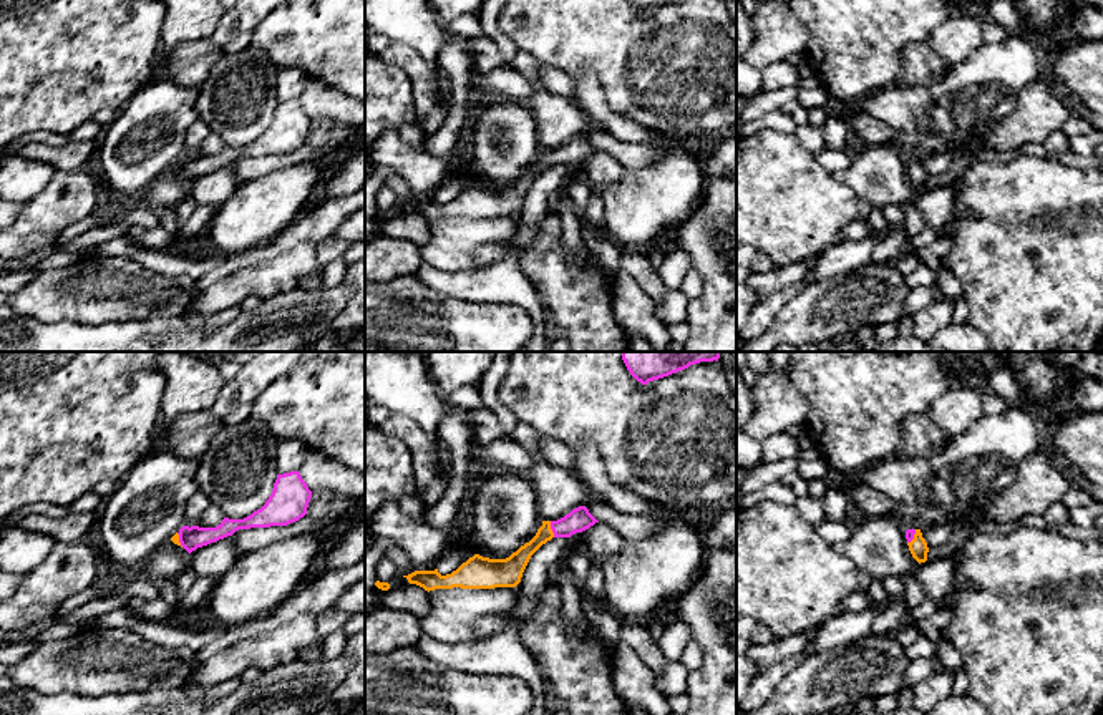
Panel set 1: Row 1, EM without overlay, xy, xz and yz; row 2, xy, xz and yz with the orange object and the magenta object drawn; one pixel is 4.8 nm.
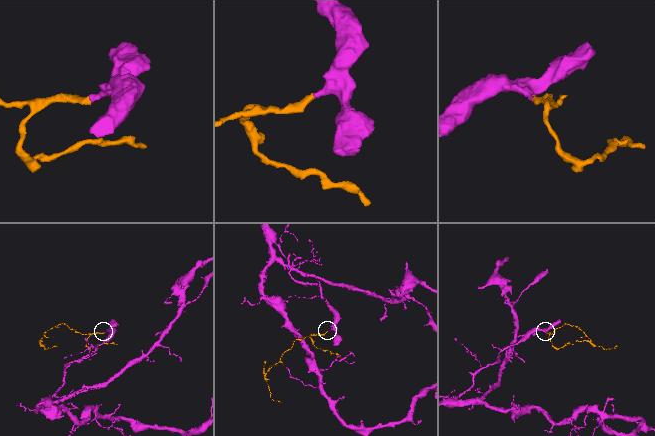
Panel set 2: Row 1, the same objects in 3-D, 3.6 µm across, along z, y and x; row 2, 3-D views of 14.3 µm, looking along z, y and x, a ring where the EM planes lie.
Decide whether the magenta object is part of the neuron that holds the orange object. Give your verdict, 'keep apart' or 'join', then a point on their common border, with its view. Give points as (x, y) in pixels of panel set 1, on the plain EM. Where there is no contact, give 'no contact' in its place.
join; contact xz (551, 158)

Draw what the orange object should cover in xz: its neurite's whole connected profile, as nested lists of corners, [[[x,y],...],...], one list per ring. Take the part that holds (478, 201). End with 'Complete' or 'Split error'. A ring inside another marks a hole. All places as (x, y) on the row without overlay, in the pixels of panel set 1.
[[[586,134],[572,138],[569,143],[557,149],[542,149],[536,164],[521,174],[506,187],[489,187],[474,182],[463,191],[451,202],[441,204],[435,199],[415,199],[408,204],[410,212],[416,212],[425,219],[435,217],[494,217],[494,216],[516,216],[521,211],[522,201],[531,184],[552,166],[571,166],[599,151]]]. Split error

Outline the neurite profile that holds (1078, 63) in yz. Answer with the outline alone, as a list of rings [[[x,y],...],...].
[[[1103,38],[1068,40],[1053,50],[1045,76],[1060,81],[1088,111],[1088,123],[1103,131]]]

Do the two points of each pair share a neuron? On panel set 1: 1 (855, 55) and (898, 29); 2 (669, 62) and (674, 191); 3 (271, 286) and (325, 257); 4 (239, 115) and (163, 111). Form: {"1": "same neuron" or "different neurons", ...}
{"1": "same neuron", "2": "different neurons", "3": "different neurons", "4": "different neurons"}

